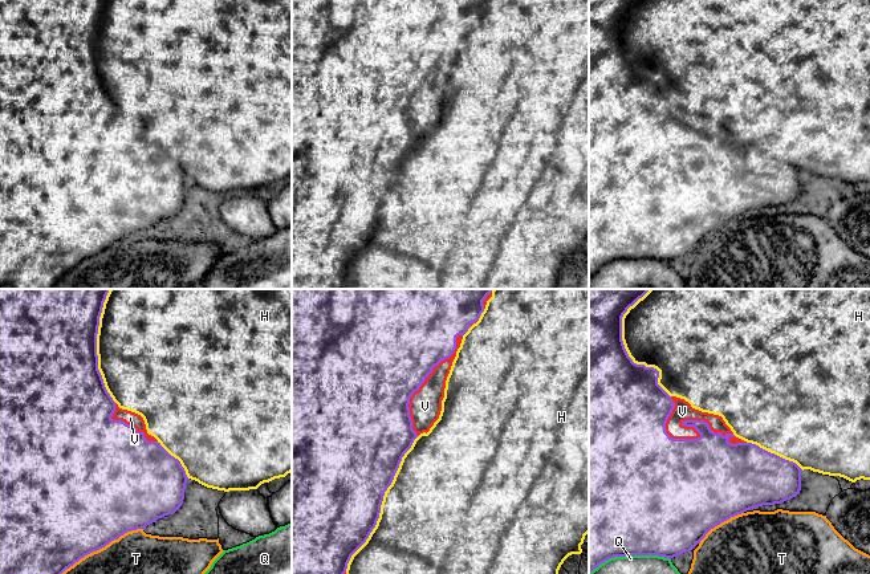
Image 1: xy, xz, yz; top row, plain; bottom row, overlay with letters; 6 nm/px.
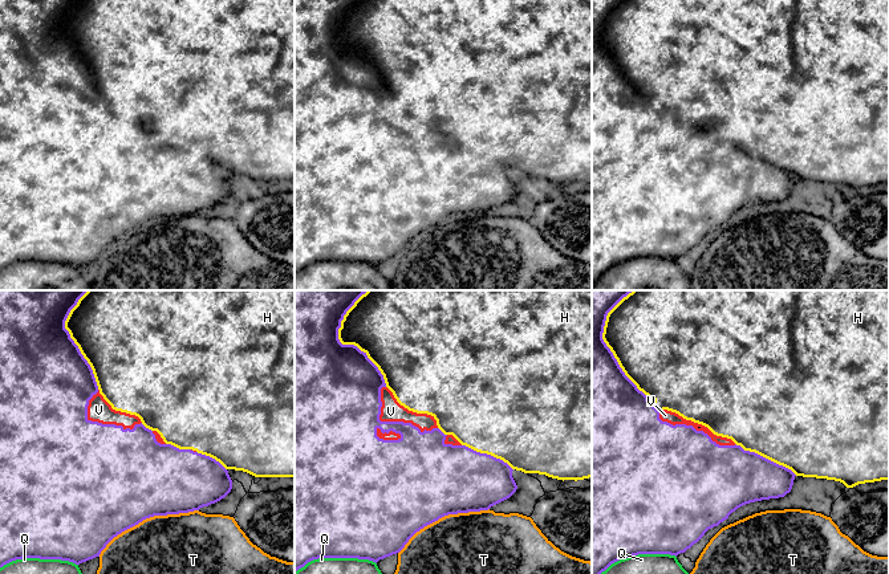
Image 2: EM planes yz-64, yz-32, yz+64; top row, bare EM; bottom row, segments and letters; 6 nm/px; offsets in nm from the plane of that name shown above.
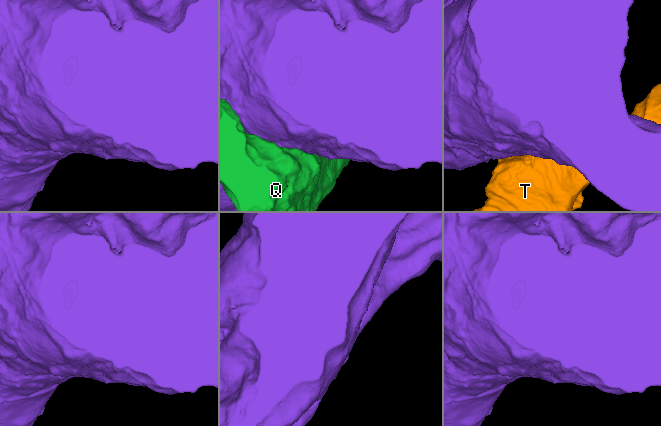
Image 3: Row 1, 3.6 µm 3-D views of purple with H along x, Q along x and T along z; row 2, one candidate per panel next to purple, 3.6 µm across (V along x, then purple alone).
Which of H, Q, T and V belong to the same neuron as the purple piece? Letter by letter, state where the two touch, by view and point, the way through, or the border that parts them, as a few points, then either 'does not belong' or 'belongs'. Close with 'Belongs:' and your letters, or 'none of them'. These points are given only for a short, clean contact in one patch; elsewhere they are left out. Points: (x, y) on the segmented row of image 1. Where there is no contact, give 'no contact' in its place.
H: xz (381, 504) | does not belong
Q: yz (629, 554) | does not belong
T: xy (101, 548) | does not belong
V: yz (688, 426) | does not belong
Belongs: none of them

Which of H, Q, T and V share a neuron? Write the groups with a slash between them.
H V / Q / T

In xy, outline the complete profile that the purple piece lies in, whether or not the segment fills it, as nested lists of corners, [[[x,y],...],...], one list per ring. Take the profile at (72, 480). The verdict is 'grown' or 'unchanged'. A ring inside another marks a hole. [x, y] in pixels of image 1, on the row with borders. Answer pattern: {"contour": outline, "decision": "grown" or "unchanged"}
{"contour": [[[0,289],[0,574],[62,574],[85,555],[97,551],[127,532],[145,529],[158,518],[175,513],[183,504],[187,475],[180,461],[158,441],[149,441],[143,432],[122,420],[113,420],[115,402],[107,392],[98,370],[97,334],[103,302],[110,289]]], "decision": "unchanged"}

